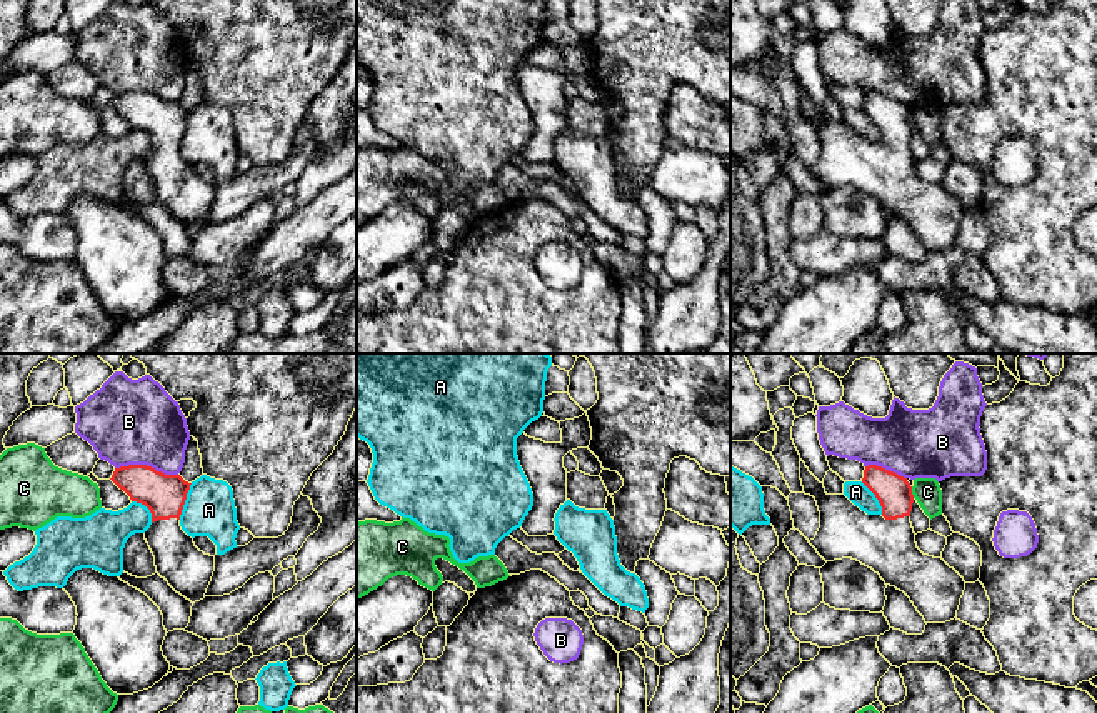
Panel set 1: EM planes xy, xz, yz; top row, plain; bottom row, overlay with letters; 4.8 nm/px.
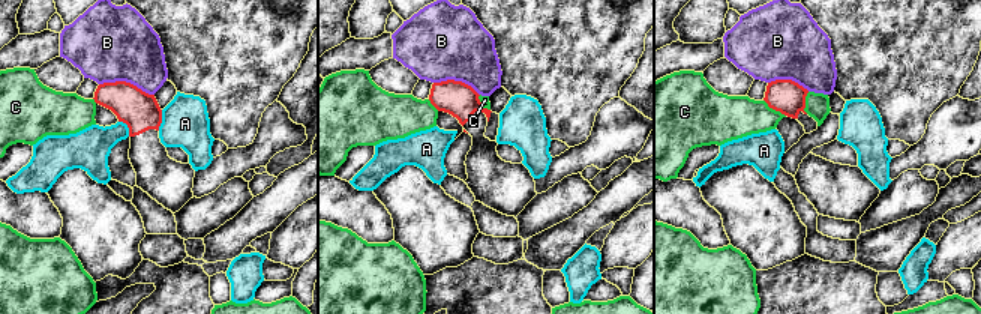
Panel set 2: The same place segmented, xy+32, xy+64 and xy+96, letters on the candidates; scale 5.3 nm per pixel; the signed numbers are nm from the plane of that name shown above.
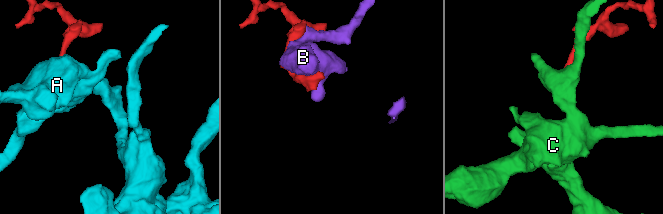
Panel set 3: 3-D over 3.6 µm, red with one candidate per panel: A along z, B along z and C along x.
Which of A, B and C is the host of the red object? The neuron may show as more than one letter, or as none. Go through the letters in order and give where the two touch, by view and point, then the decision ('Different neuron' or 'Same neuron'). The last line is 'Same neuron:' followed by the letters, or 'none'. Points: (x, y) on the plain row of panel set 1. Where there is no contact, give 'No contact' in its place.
A: Touches red at xy (184, 129). Different neuron
B: Touches red at xy (145, 92). Different neuron
C: Touches red at yz (911, 119). Different neuron
Same neuron: none

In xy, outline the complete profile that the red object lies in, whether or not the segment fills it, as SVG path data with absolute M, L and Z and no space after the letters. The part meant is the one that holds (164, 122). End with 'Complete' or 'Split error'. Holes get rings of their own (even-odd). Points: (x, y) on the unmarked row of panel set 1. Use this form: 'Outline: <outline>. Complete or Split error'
Outline: M147 92L115 95L110 107L132 128L150 137L152 152L145 158L145 167L155 183L157 200L192 230L203 227L215 198L215 183L200 178L180 153L192 110Z. Split error

